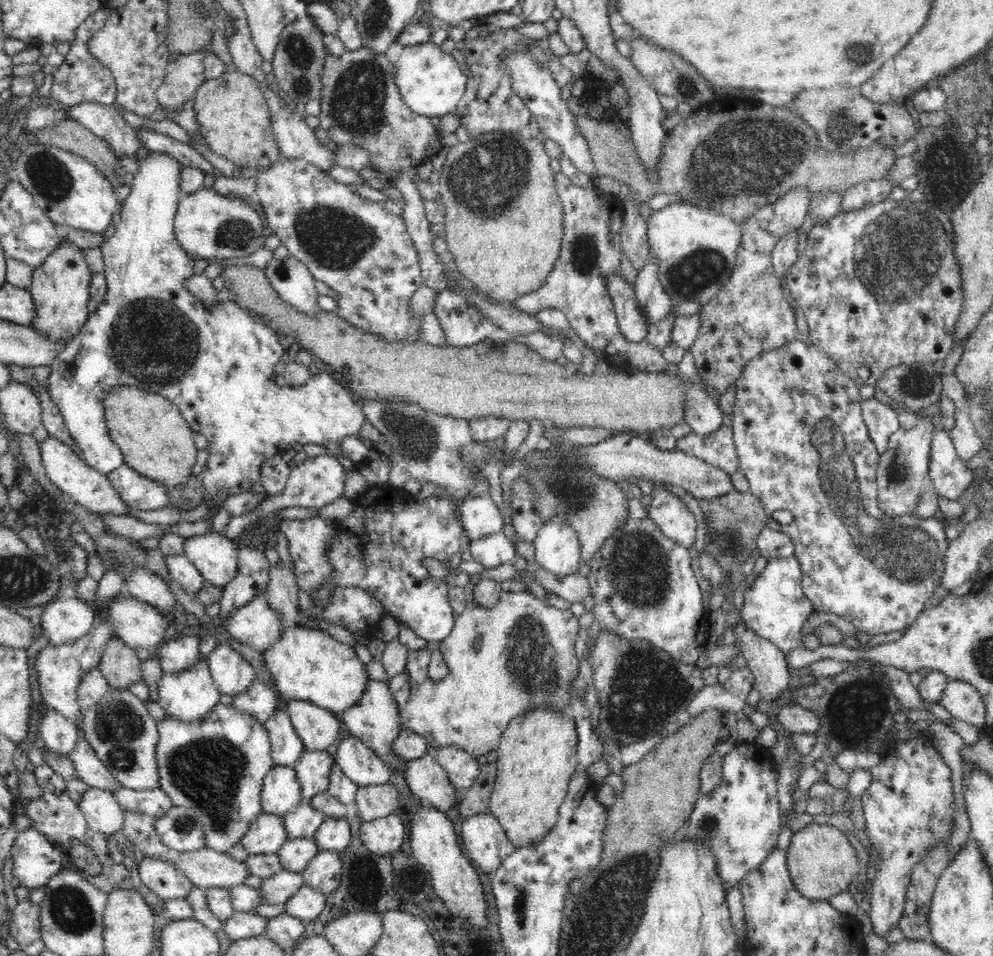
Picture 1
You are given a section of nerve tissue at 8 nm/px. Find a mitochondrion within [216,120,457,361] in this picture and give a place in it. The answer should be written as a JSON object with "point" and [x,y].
{"point":[336,239]}

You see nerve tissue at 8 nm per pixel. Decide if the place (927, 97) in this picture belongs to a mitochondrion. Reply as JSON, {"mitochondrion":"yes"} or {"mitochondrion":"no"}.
{"mitochondrion":"no"}

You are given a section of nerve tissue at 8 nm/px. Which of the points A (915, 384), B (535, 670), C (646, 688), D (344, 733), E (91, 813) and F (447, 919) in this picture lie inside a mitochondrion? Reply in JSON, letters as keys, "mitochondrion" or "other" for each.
{"A":"mitochondrion","B":"mitochondrion","C":"mitochondrion","D":"other","E":"other","F":"other"}

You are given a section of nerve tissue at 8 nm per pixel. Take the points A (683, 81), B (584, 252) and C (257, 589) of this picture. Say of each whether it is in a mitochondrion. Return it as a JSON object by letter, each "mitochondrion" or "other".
{"A":"mitochondrion","B":"mitochondrion","C":"other"}

